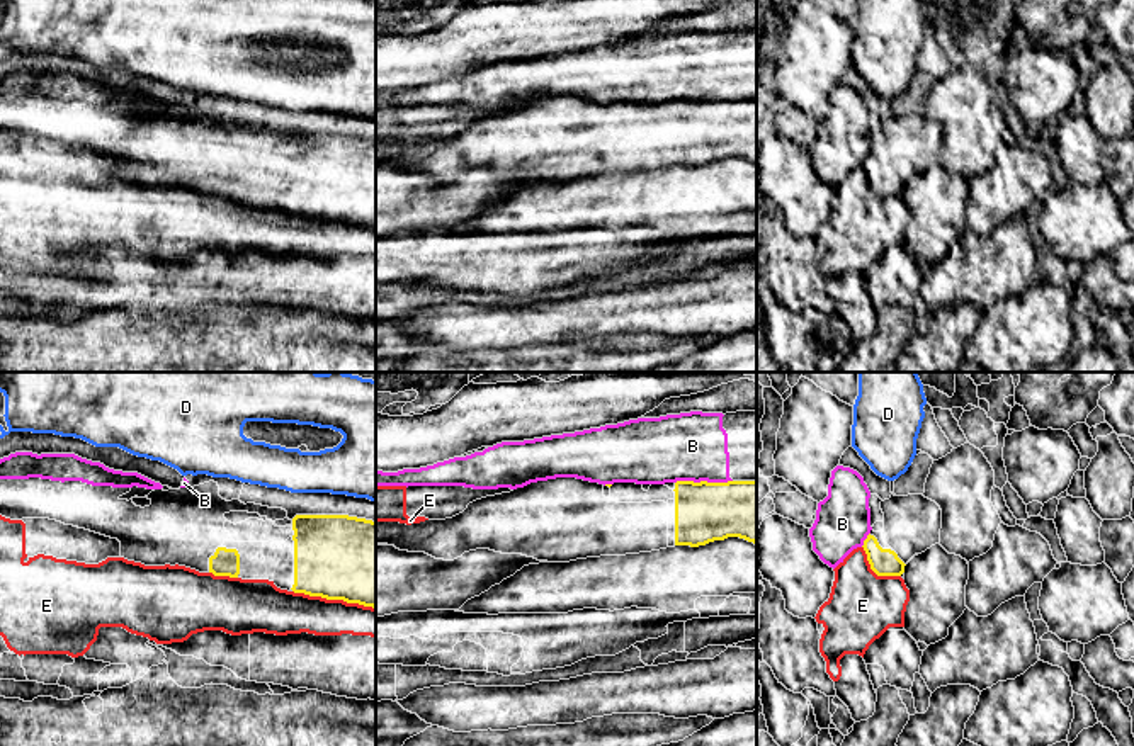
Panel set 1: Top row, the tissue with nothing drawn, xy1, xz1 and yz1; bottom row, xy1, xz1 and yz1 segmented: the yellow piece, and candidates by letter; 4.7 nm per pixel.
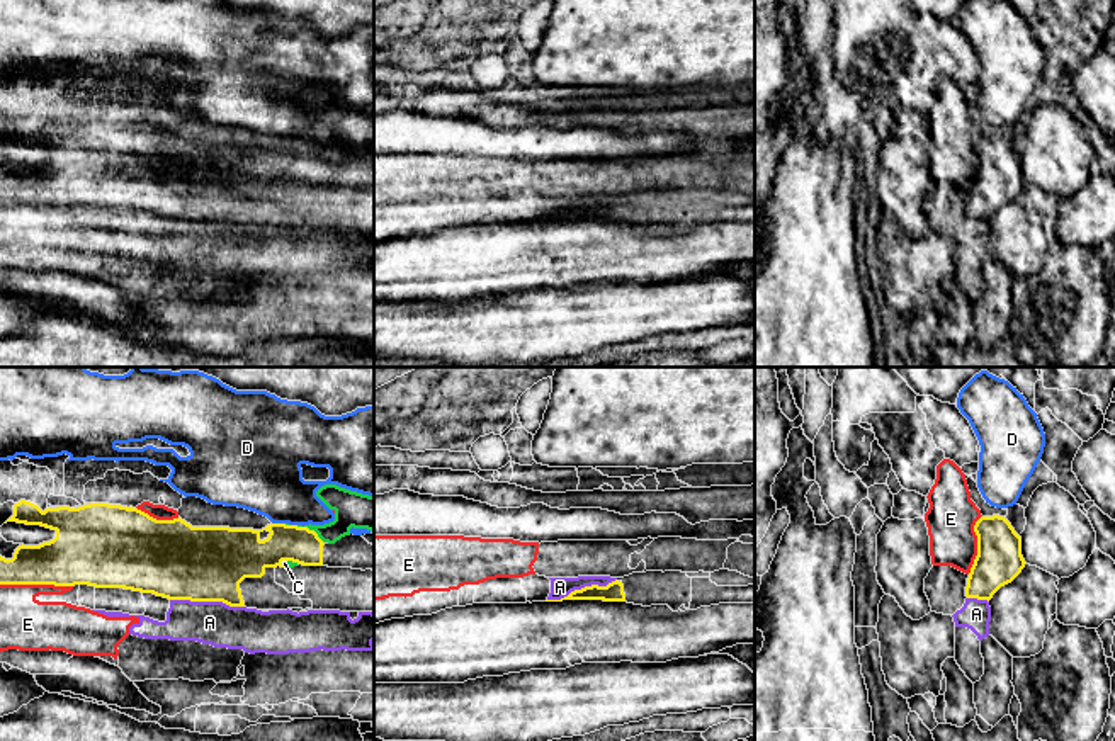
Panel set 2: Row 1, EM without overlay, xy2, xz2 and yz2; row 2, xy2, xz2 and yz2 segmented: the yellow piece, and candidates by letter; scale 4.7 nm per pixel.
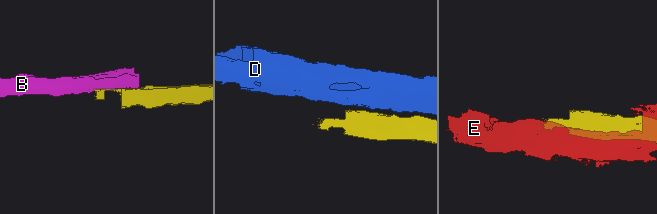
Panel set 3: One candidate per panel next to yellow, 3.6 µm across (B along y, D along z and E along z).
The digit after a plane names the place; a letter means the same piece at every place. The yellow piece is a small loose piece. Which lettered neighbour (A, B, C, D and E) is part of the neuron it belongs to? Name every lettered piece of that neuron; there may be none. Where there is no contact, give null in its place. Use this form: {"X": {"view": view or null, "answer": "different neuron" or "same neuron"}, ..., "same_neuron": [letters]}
{"A": {"view": "xy2", "answer": "different neuron"}, "B": {"view": "xz1", "answer": "different neuron"}, "C": {"view": "xy2", "answer": "different neuron"}, "D": {"view": "xy2", "answer": "different neuron"}, "E": {"view": "xy1", "answer": "different neuron"}, "same_neuron": []}

